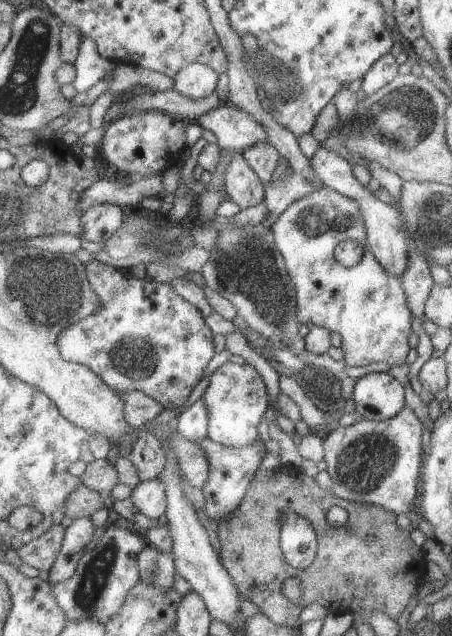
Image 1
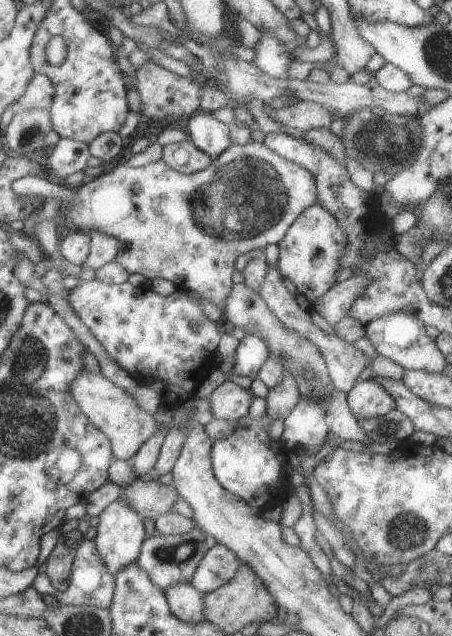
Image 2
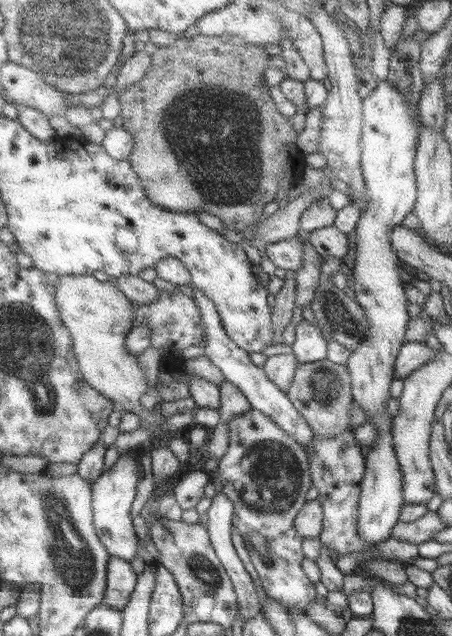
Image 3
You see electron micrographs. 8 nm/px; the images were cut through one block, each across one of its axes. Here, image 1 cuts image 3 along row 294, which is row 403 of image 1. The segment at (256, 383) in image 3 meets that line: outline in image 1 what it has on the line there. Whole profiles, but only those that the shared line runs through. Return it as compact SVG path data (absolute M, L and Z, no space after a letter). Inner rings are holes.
M203 398L187 407L176 419L175 428L181 431L192 443L209 434L210 412Z

